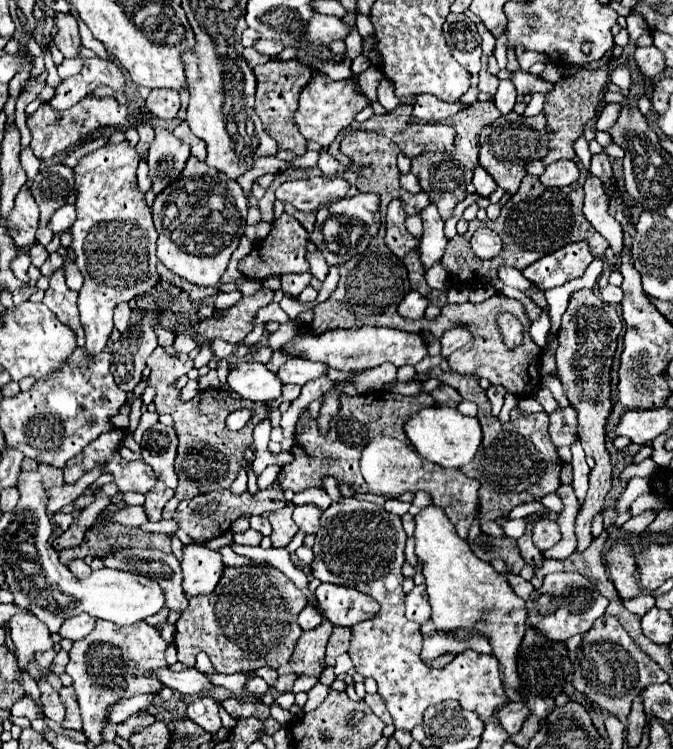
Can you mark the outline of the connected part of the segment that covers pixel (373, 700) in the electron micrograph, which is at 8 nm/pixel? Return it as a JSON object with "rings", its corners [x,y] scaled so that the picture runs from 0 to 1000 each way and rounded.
{"rings":[[[547,927],[547,943],[553,945],[553,951],[556,951],[565,961],[571,961],[574,967],[582,967],[582,956],[577,953],[577,948],[574,948],[574,943],[571,943],[571,935],[568,935],[562,927]]]}

